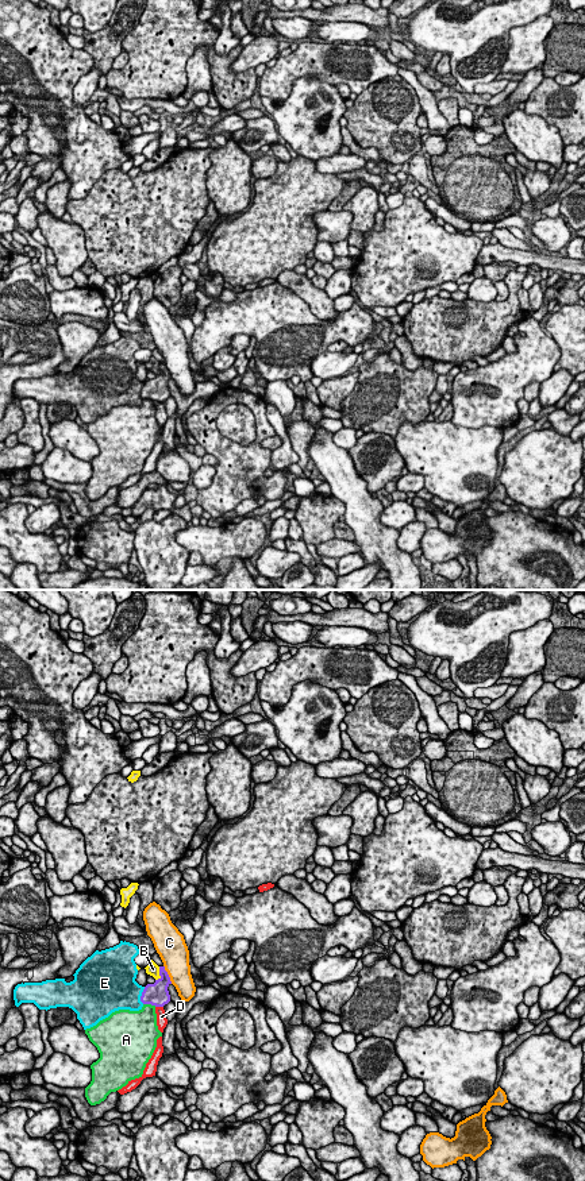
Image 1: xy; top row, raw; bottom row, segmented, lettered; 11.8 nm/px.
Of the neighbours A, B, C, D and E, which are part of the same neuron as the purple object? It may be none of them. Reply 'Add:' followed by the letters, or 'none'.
Add: none

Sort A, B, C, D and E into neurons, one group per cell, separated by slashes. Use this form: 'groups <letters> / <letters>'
groups A / B / C / D / E

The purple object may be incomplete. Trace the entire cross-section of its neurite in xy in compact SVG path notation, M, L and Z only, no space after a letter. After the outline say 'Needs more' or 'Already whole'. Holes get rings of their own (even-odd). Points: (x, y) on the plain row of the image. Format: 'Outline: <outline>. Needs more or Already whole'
Outline: M159 362L159 374L154 379L147 379L142 387L141 397L155 402L163 402L170 397L168 382L172 379L165 362Z. Already whole

